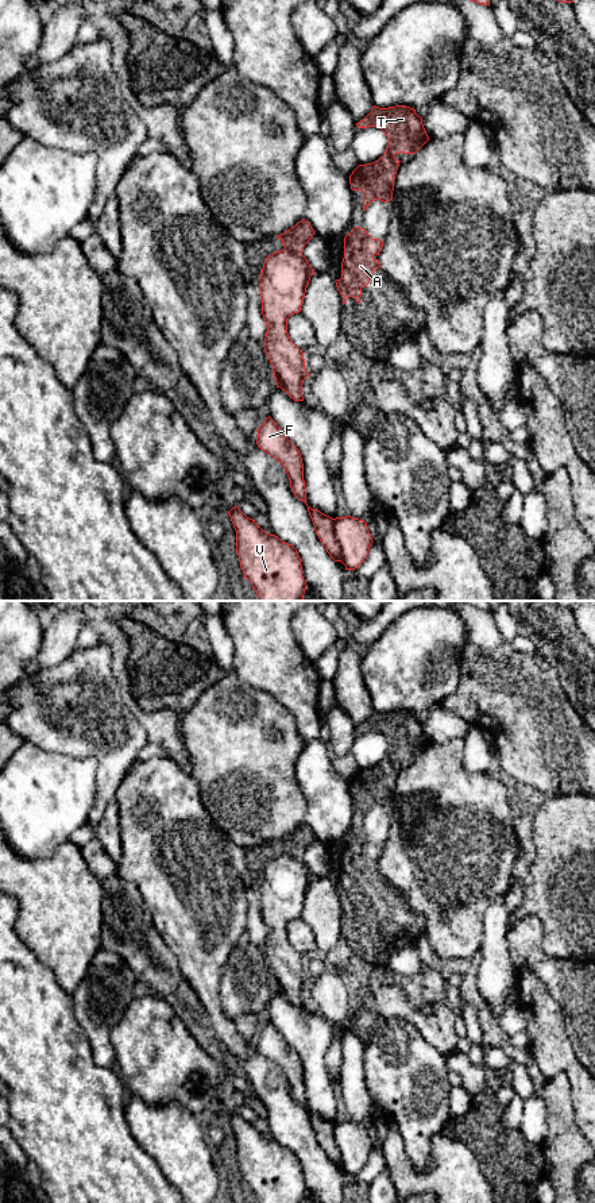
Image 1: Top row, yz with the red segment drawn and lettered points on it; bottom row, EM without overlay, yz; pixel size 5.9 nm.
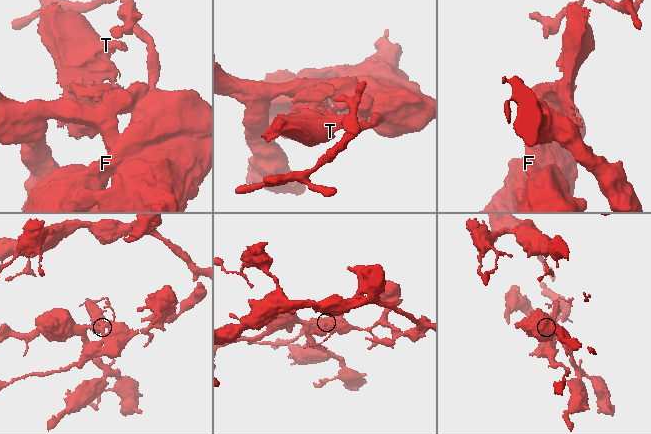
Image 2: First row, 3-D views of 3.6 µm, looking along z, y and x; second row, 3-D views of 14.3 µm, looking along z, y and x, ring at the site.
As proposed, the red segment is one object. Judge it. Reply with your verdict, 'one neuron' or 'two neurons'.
two neurons

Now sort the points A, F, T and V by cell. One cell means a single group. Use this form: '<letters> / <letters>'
A T / F V

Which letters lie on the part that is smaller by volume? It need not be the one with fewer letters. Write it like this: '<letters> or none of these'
A, T

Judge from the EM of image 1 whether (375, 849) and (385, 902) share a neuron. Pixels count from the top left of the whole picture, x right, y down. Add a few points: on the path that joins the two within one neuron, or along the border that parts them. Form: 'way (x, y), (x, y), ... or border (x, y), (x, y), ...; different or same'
way (370, 863), (371, 889); same

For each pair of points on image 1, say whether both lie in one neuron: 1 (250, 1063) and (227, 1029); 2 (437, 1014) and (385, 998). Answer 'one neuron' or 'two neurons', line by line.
1: one neuron
2: one neuron

